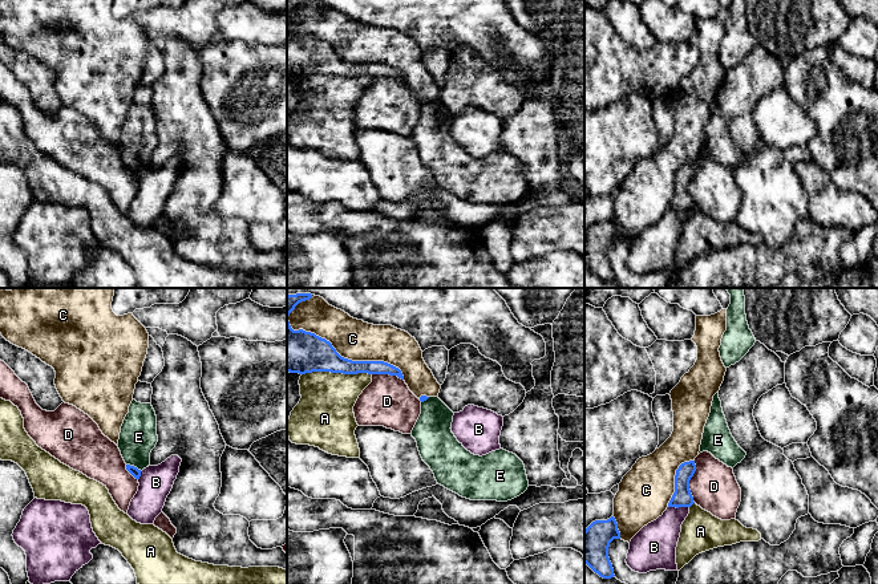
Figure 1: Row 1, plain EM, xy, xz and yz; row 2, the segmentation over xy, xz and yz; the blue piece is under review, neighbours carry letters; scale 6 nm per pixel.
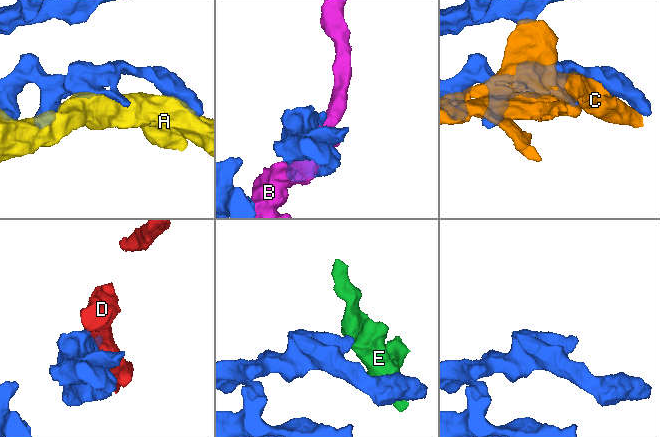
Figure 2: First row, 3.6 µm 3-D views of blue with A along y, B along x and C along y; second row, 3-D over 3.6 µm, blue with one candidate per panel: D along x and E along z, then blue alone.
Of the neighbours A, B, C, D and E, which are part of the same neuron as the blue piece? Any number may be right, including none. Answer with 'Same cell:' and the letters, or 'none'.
Same cell: none

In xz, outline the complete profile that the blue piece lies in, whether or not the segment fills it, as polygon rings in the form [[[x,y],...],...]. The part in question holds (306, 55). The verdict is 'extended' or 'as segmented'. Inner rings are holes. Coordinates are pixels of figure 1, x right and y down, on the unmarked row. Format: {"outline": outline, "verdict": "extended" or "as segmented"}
{"outline": [[[287,0],[287,74],[290,76],[312,76],[312,74],[331,74],[343,77],[389,77],[397,78],[404,82],[401,73],[384,64],[352,64],[341,60],[329,44],[316,38],[315,36],[306,35],[303,32],[294,33],[290,28],[288,19],[295,12],[295,9],[311,0]]], "verdict": "as segmented"}

